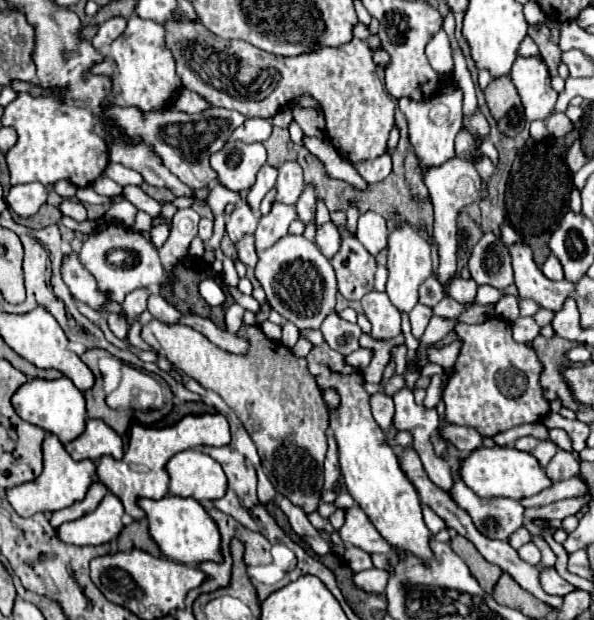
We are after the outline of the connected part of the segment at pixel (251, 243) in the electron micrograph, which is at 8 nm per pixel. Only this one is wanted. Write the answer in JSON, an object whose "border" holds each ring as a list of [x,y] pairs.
{"border":[[[245,236],[237,244],[237,256],[239,256],[239,260],[245,266],[249,266],[249,268],[257,266],[257,252],[255,252],[255,240],[253,240],[253,236]]]}

